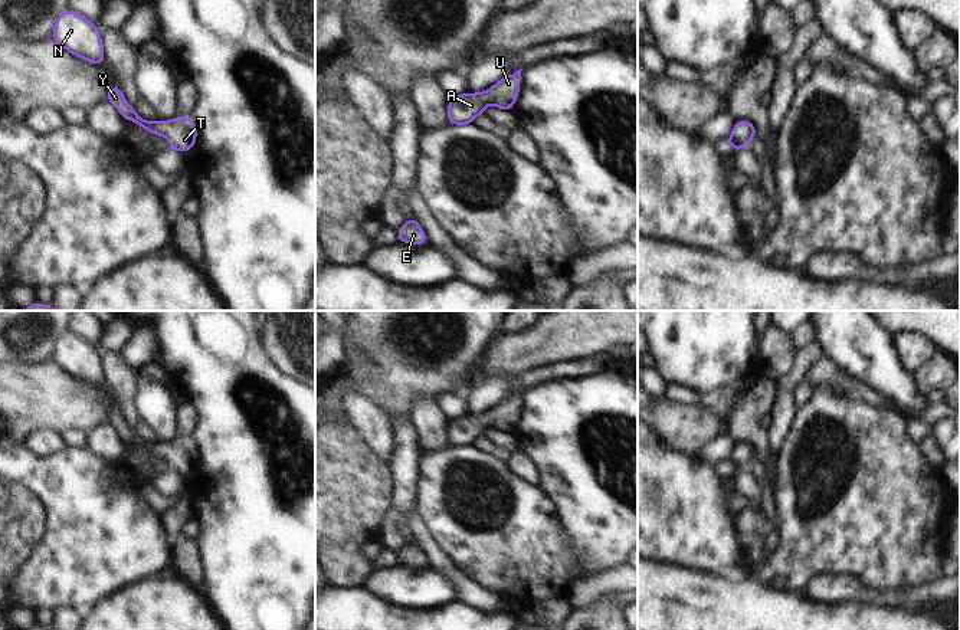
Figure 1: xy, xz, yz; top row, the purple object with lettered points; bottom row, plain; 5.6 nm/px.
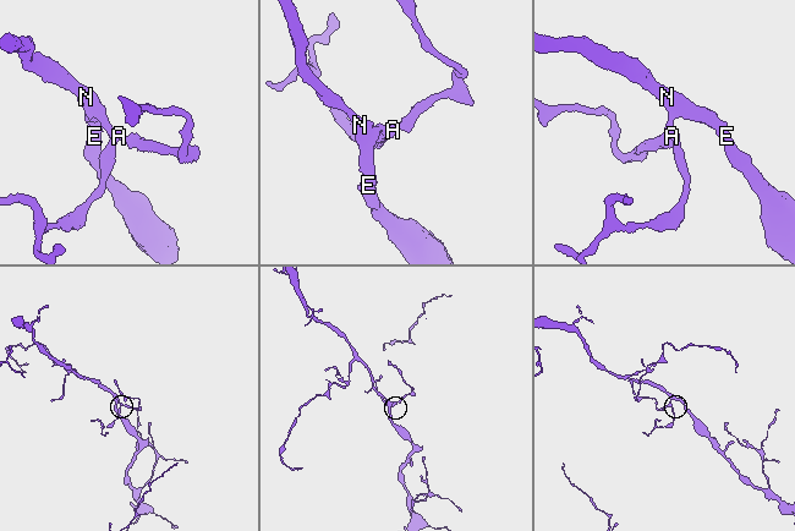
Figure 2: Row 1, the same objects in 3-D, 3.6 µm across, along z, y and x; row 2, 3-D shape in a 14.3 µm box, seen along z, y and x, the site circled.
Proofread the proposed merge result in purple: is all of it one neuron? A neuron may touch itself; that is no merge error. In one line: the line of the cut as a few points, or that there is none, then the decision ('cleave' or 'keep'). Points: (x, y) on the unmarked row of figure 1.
no cut | keep

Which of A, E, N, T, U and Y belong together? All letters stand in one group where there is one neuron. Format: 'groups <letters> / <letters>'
groups A E N T U Y

